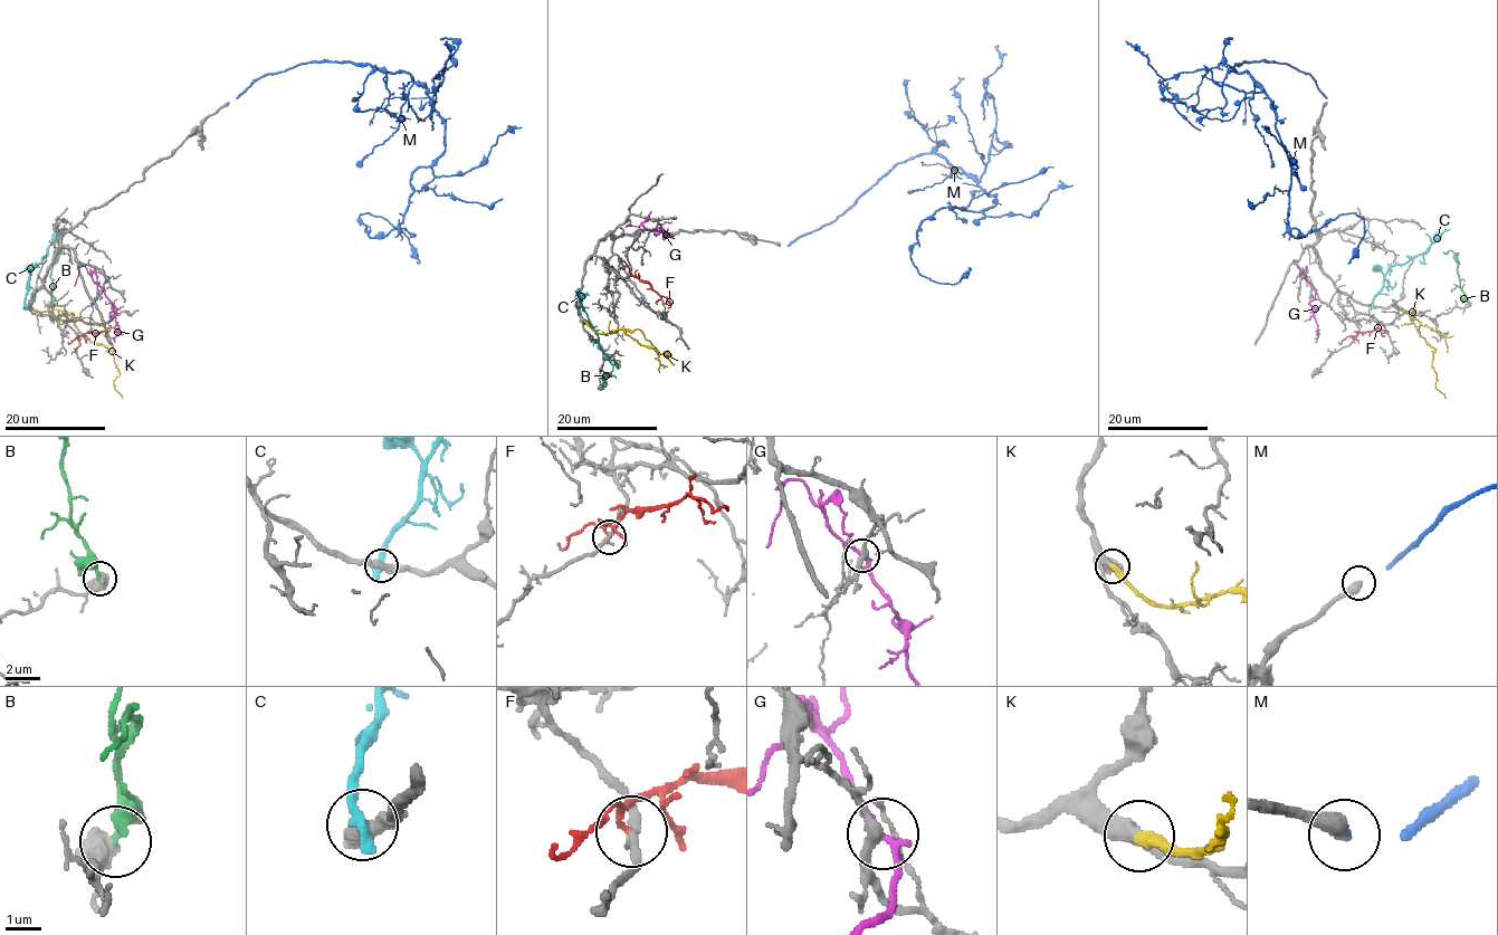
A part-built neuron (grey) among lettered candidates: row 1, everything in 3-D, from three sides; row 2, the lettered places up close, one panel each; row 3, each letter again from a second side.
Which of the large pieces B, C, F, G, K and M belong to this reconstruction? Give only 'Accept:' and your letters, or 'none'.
Accept: K, M

